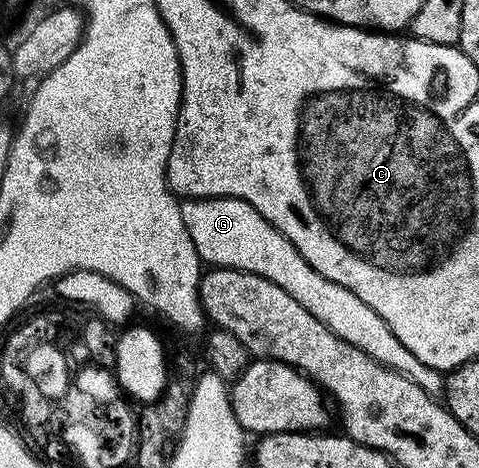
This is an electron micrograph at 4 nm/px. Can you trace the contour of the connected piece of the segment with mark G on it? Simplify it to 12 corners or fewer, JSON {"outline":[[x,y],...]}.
{"outline":[[187,198],[203,263],[252,272],[430,394],[439,371],[252,204]]}

